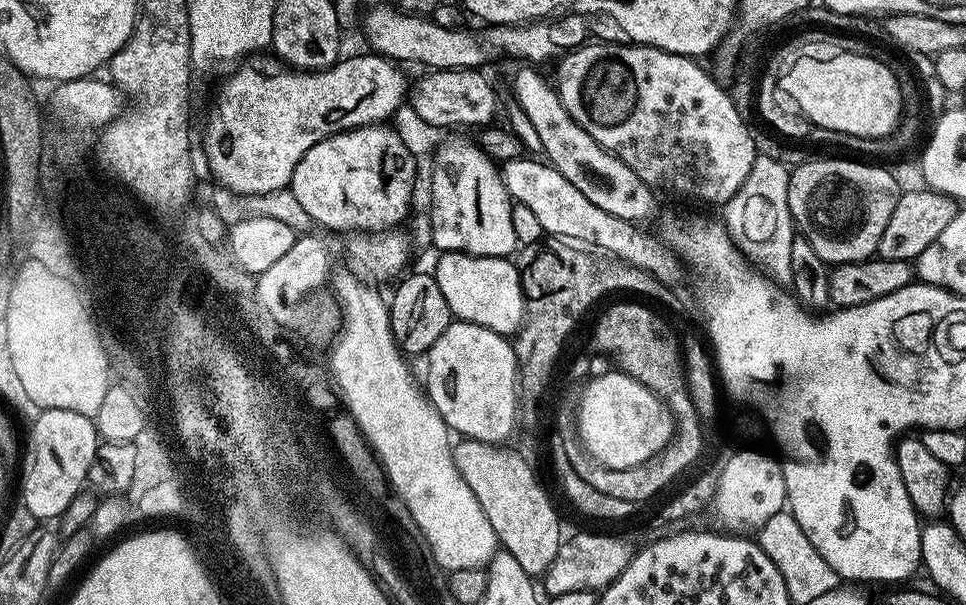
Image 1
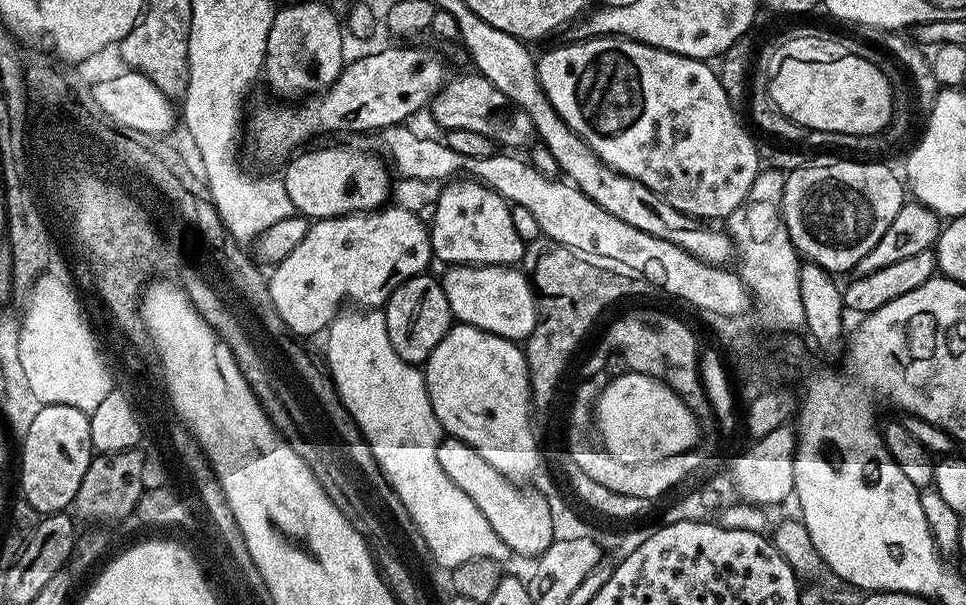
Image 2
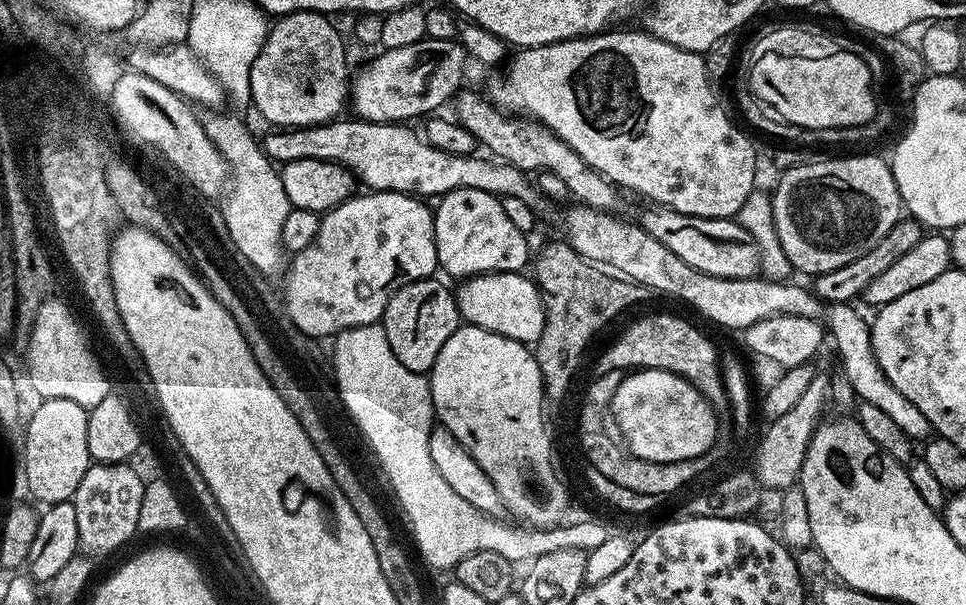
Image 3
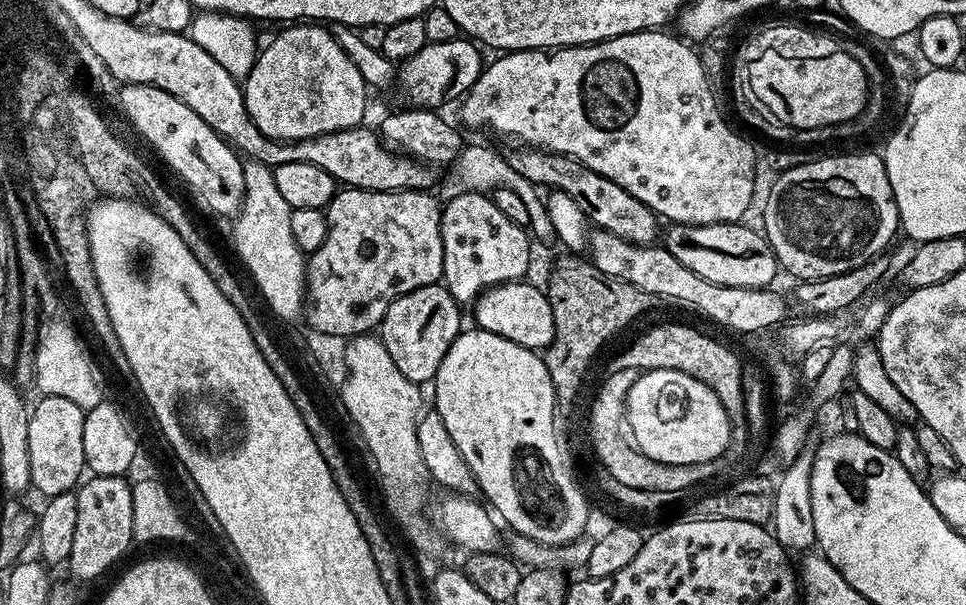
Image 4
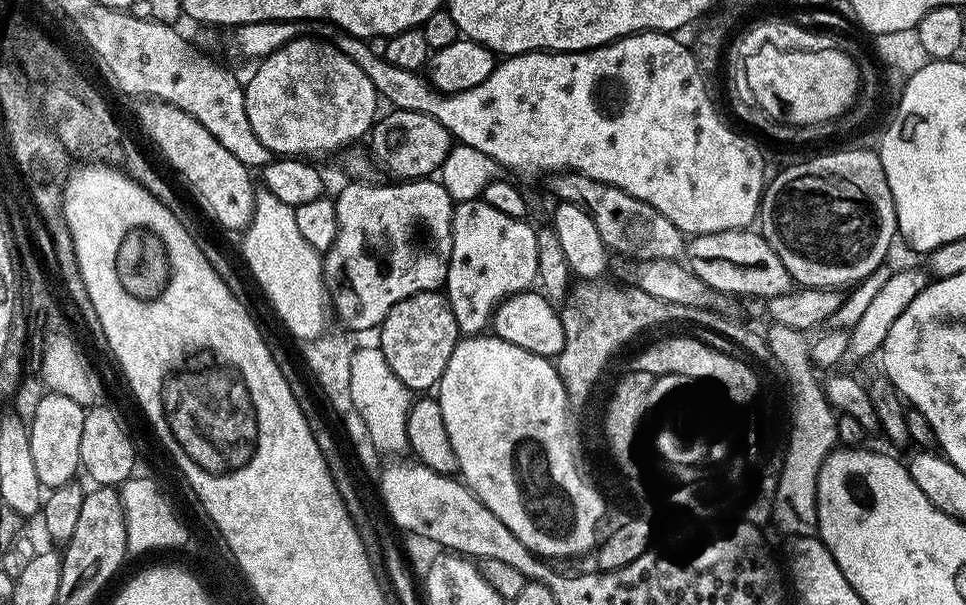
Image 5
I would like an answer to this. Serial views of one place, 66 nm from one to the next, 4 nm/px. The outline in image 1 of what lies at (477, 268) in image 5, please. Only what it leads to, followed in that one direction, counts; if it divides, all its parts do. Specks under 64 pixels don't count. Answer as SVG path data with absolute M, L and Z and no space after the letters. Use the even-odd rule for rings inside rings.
M456 134L436 152L436 165L432 168L432 204L430 211L433 220L432 248L440 252L465 252L471 256L511 257L518 248L514 238L514 225L510 214L514 203L508 195L506 186L500 177L497 161L487 156L479 143L463 140Z

